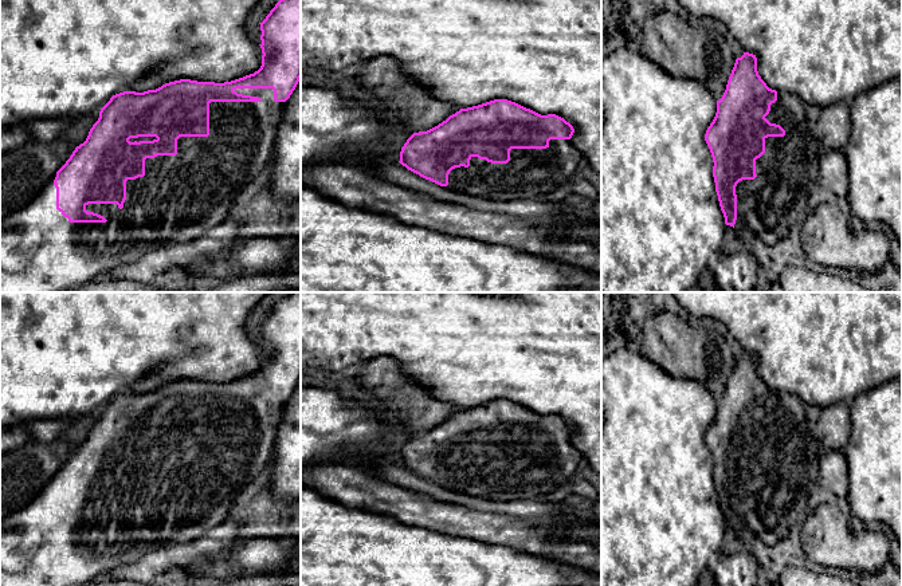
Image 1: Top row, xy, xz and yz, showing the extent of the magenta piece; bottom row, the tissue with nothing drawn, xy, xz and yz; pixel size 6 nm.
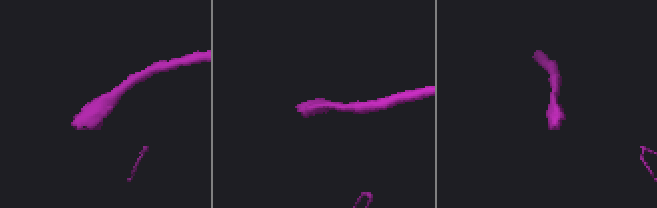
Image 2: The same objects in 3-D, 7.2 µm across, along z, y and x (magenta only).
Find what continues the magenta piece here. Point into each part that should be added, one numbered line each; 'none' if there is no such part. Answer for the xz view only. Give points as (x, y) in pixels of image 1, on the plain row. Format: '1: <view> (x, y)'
1: xz (530, 472)

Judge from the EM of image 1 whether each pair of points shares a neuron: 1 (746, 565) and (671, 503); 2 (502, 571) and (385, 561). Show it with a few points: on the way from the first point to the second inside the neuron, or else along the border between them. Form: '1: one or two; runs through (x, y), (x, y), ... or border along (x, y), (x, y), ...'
1: two; border along (718, 554), (710, 559)
2: one; runs through (473, 571), (415, 571)

